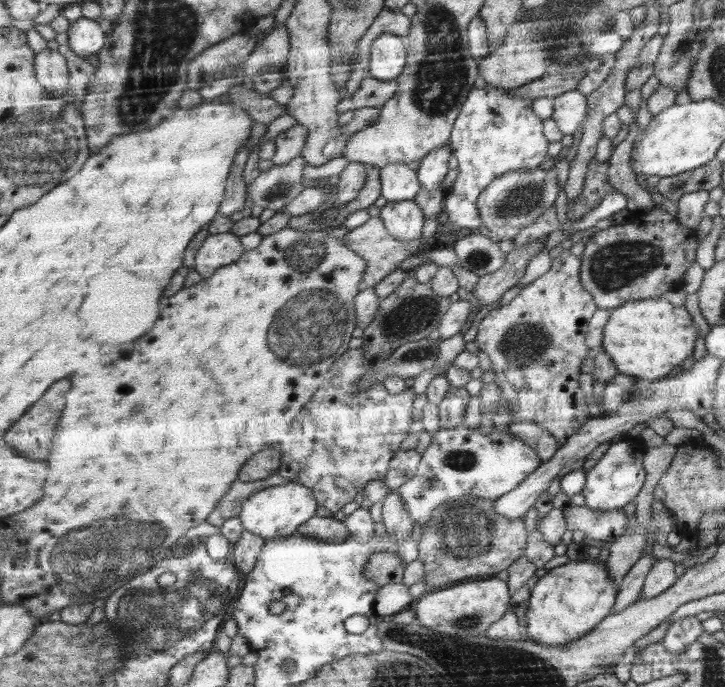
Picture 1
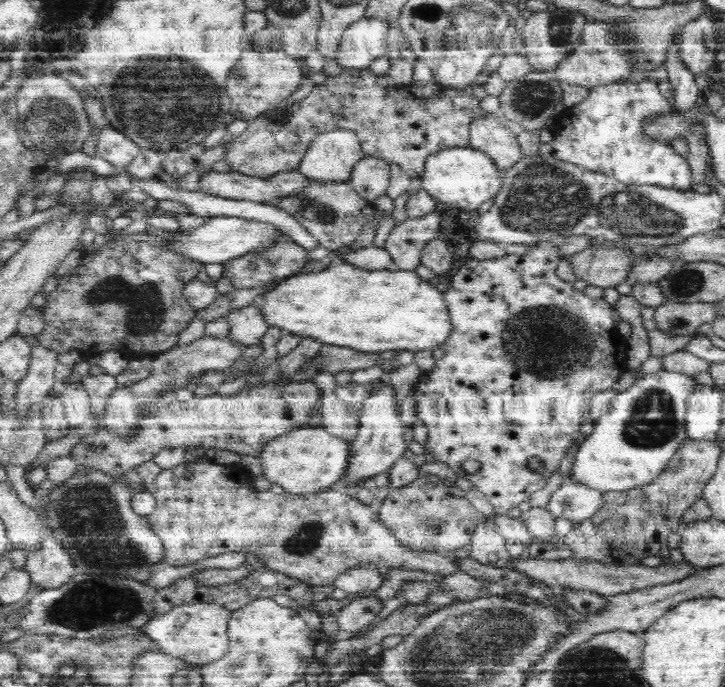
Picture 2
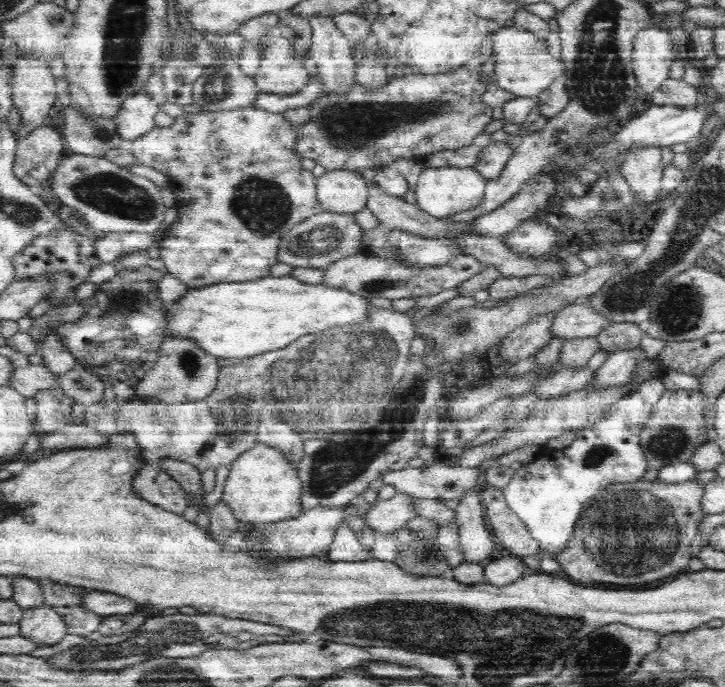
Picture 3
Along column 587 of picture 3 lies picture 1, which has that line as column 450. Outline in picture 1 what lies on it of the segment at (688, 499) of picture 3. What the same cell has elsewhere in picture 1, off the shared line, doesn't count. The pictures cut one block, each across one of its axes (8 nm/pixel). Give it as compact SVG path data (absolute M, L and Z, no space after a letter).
M460 498L440 504L428 526L422 528L422 536L417 542L417 558L425 563L426 570L424 595L446 588L446 584L466 576L478 578L507 571L516 558L522 557L526 548L526 530L522 519L499 517L494 500Z

